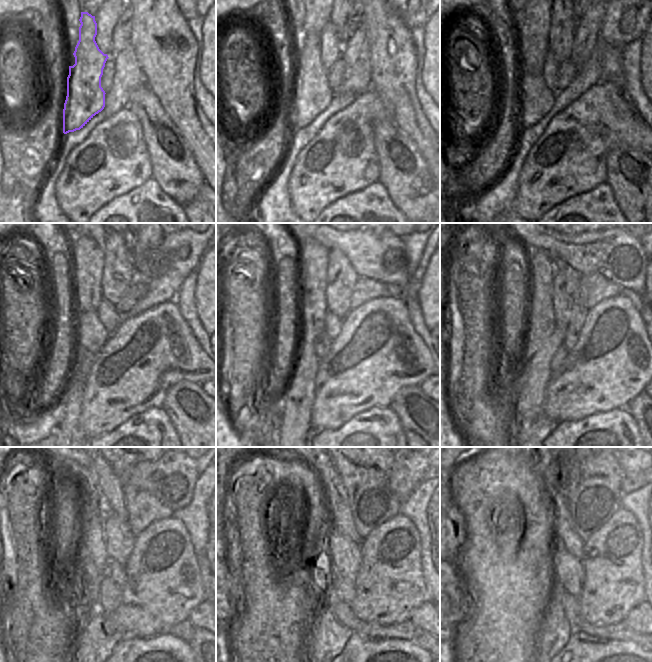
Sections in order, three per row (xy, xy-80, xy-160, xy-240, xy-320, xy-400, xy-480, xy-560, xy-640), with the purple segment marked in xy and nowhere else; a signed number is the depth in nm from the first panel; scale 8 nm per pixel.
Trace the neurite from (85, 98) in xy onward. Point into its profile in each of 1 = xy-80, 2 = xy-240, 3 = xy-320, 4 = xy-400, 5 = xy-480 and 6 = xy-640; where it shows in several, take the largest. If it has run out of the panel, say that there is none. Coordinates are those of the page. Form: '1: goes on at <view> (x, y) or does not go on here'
1: goes on at xy-80 (310, 93)
2: goes on at xy-240 (88, 332)
3: goes on at xy-320 (322, 344)
4: goes on at xy-400 (559, 355)
5: goes on at xy-480 (109, 593)
6: goes on at xy-640 (621, 631)

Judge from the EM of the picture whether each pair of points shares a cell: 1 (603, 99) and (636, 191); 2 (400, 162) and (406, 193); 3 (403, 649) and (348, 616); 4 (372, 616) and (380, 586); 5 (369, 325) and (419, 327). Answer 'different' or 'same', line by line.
1: different
2: same
3: different
4: same
5: different

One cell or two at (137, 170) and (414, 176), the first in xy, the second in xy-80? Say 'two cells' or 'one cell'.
two cells

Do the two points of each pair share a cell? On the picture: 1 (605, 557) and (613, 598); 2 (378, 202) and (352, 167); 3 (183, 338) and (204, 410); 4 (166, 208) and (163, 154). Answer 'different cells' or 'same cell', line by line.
1: same cell
2: different cells
3: different cells
4: different cells

